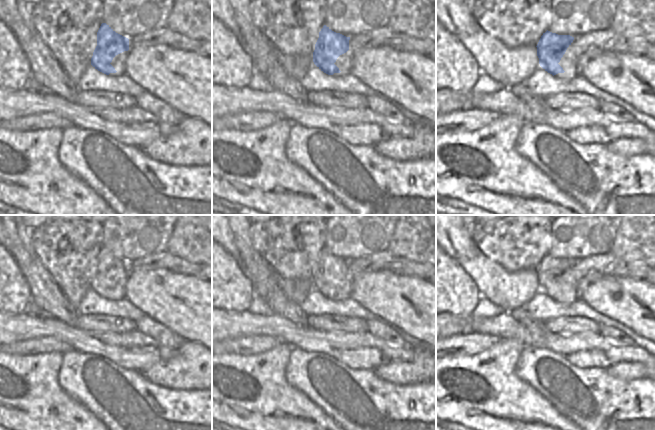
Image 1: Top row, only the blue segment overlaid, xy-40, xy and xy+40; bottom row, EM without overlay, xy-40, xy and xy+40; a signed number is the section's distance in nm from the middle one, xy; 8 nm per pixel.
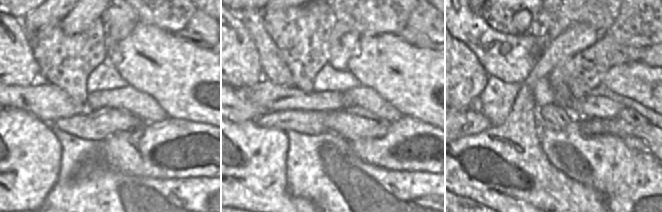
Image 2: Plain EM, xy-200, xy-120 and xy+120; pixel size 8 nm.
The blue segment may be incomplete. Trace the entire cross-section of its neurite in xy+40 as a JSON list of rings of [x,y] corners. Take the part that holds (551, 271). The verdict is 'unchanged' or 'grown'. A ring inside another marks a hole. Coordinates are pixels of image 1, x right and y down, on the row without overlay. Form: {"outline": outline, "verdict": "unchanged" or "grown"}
{"outline": [[[548,254],[543,257],[536,270],[540,290],[553,300],[564,297],[558,287],[573,264],[574,261],[570,259],[558,259]]], "verdict": "unchanged"}

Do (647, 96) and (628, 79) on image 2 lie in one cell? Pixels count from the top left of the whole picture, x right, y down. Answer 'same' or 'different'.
same

